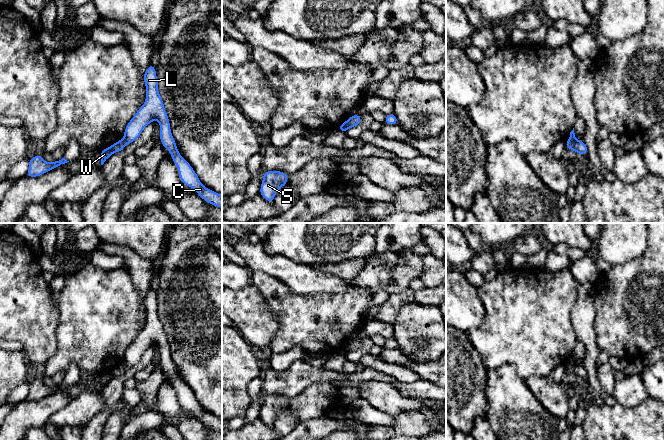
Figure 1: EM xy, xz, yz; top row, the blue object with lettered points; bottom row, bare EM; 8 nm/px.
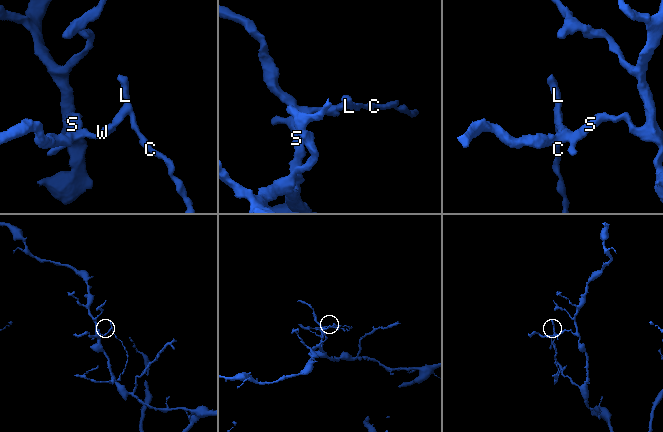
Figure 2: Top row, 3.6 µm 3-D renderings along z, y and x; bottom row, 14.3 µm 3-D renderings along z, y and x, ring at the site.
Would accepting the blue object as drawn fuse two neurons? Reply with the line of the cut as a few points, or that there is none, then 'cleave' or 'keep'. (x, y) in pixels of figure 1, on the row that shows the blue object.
cut in xz along (347, 121), (349, 127); cleave

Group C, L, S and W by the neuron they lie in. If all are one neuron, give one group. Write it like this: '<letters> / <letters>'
C L / S W

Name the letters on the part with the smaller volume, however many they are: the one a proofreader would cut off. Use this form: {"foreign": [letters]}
{"foreign": ["C", "L"]}

